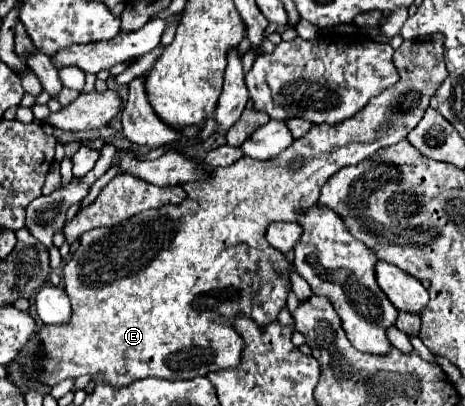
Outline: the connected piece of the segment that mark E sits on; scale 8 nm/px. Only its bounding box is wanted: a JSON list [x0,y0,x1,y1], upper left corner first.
[21,35,447,389]

